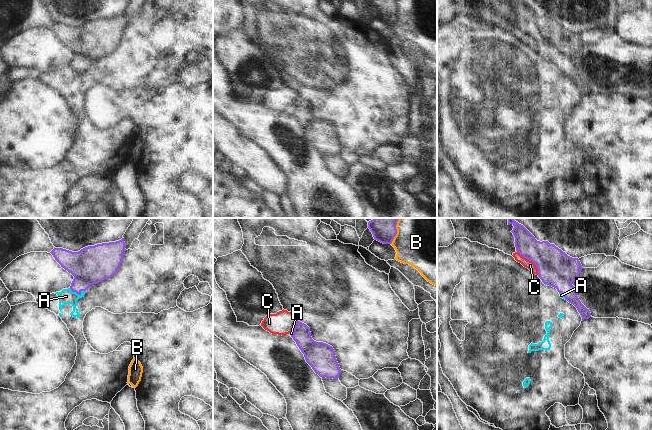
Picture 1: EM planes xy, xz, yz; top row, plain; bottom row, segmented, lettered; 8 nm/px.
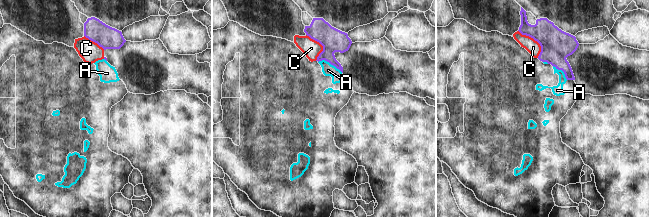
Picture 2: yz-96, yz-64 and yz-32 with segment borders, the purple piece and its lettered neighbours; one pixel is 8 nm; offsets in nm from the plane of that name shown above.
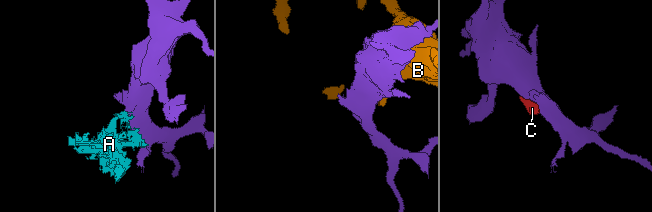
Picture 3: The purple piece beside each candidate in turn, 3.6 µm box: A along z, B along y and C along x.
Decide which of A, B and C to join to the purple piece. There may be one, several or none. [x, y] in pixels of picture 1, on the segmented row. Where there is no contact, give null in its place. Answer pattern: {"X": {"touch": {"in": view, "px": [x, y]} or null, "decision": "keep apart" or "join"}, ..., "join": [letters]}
{"A": {"touch": {"in": "xy", "px": [77, 293]}, "decision": "keep apart"}, "B": {"touch": {"in": "xz", "px": [396, 231]}, "decision": "keep apart"}, "C": {"touch": {"in": "yz", "px": [531, 260]}, "decision": "keep apart"}, "join": []}

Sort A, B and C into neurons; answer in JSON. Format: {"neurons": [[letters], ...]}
{"neurons": [["A"], ["B"], ["C"]]}

